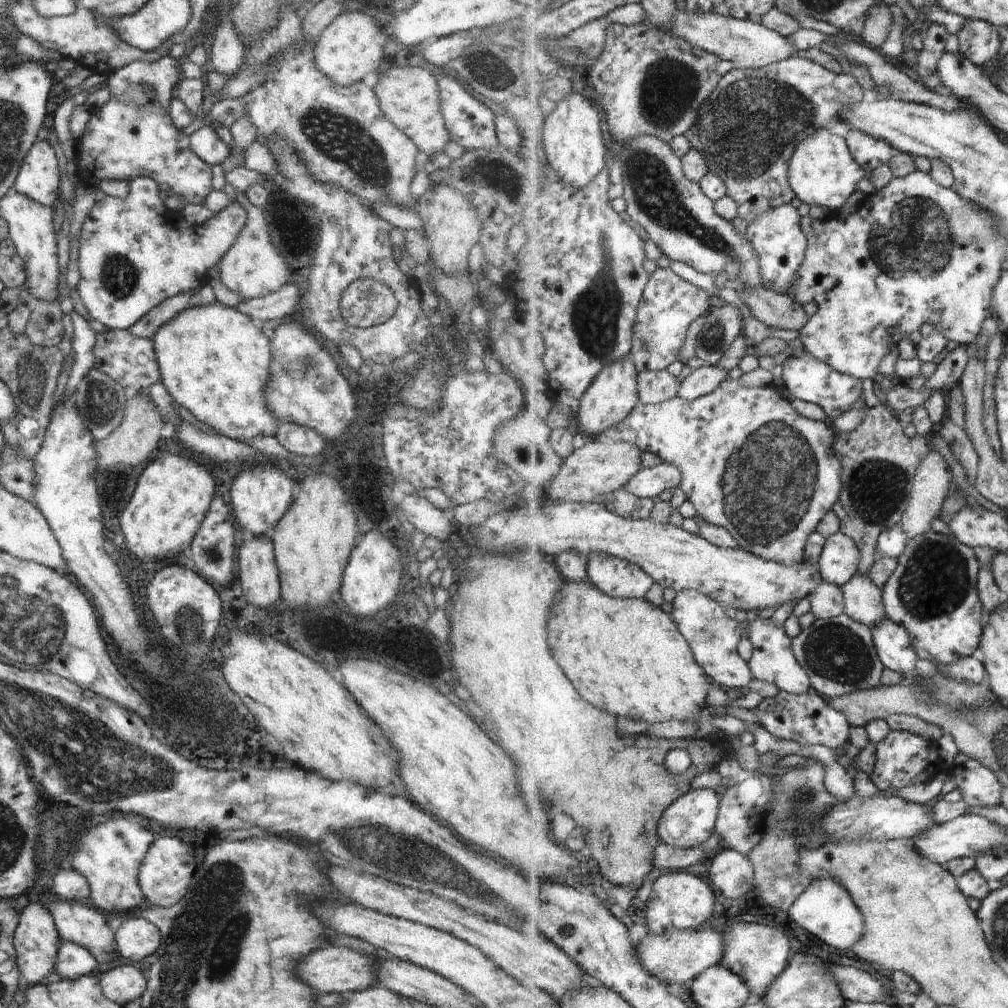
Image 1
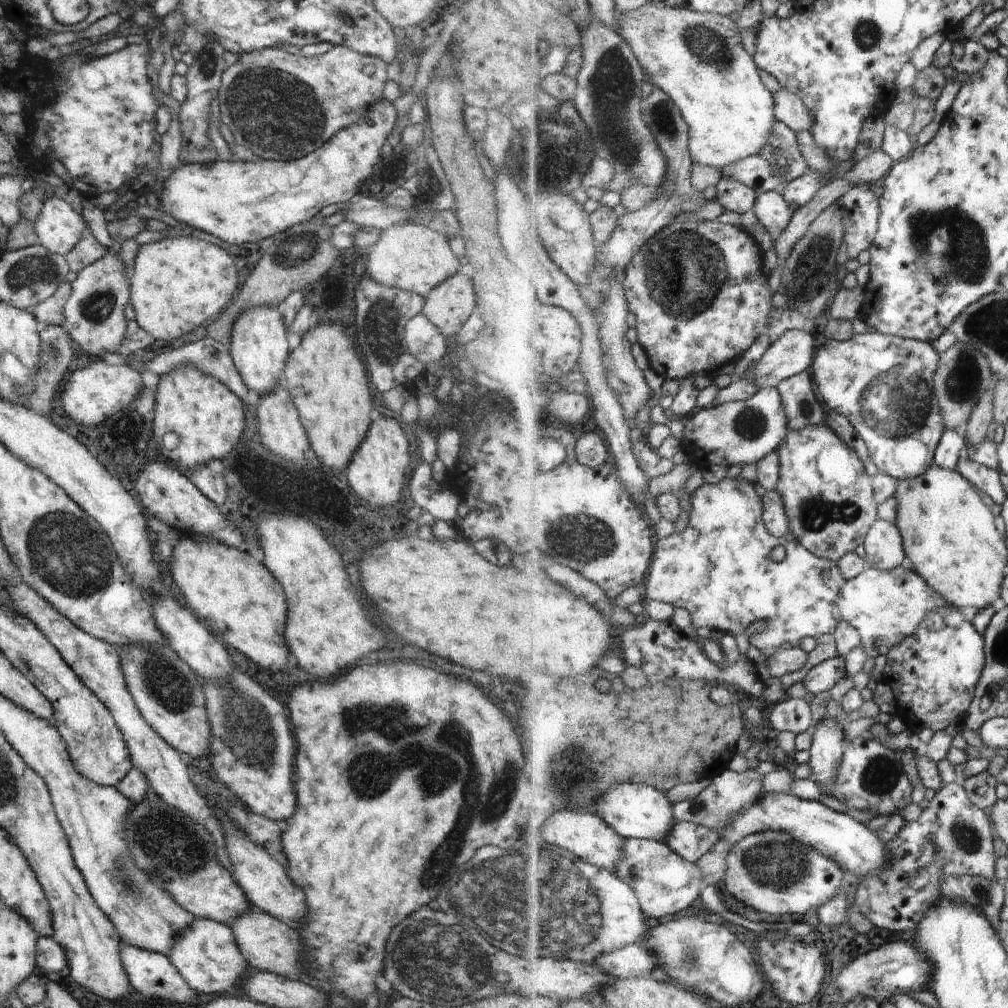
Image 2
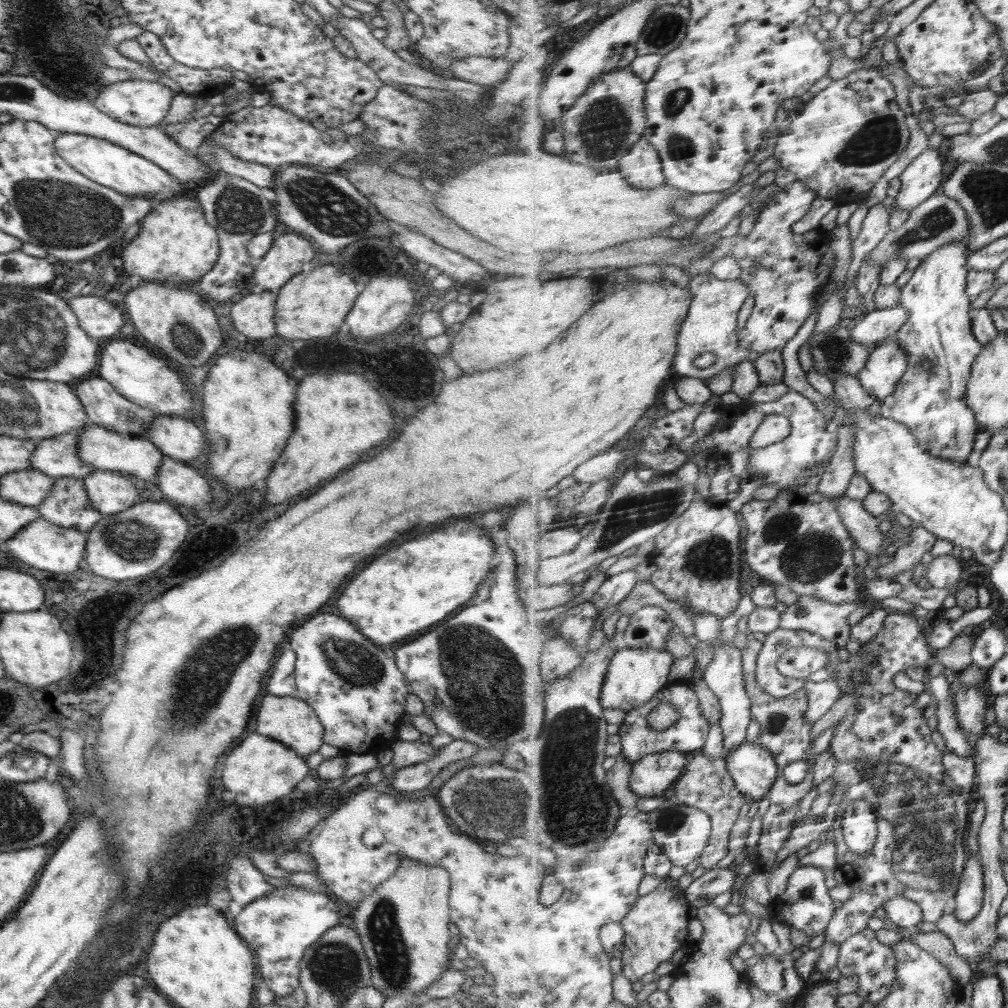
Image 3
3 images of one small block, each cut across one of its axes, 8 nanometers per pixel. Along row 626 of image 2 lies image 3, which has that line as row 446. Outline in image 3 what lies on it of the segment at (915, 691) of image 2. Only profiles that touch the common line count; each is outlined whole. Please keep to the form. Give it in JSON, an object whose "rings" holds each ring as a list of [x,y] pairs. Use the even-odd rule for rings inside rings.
{"rings":[[[963,242],[945,244],[941,249],[927,256],[915,270],[912,280],[903,288],[901,305],[911,310],[910,320],[896,335],[899,343],[906,348],[909,356],[909,370],[902,377],[897,391],[882,401],[881,414],[892,420],[903,422],[913,429],[920,439],[922,449],[934,454],[968,463],[979,426],[976,411],[970,406],[969,384],[973,375],[974,365],[978,357],[985,351],[985,345],[977,339],[973,326],[975,310],[973,297],[967,292],[969,287],[969,248]]]}

